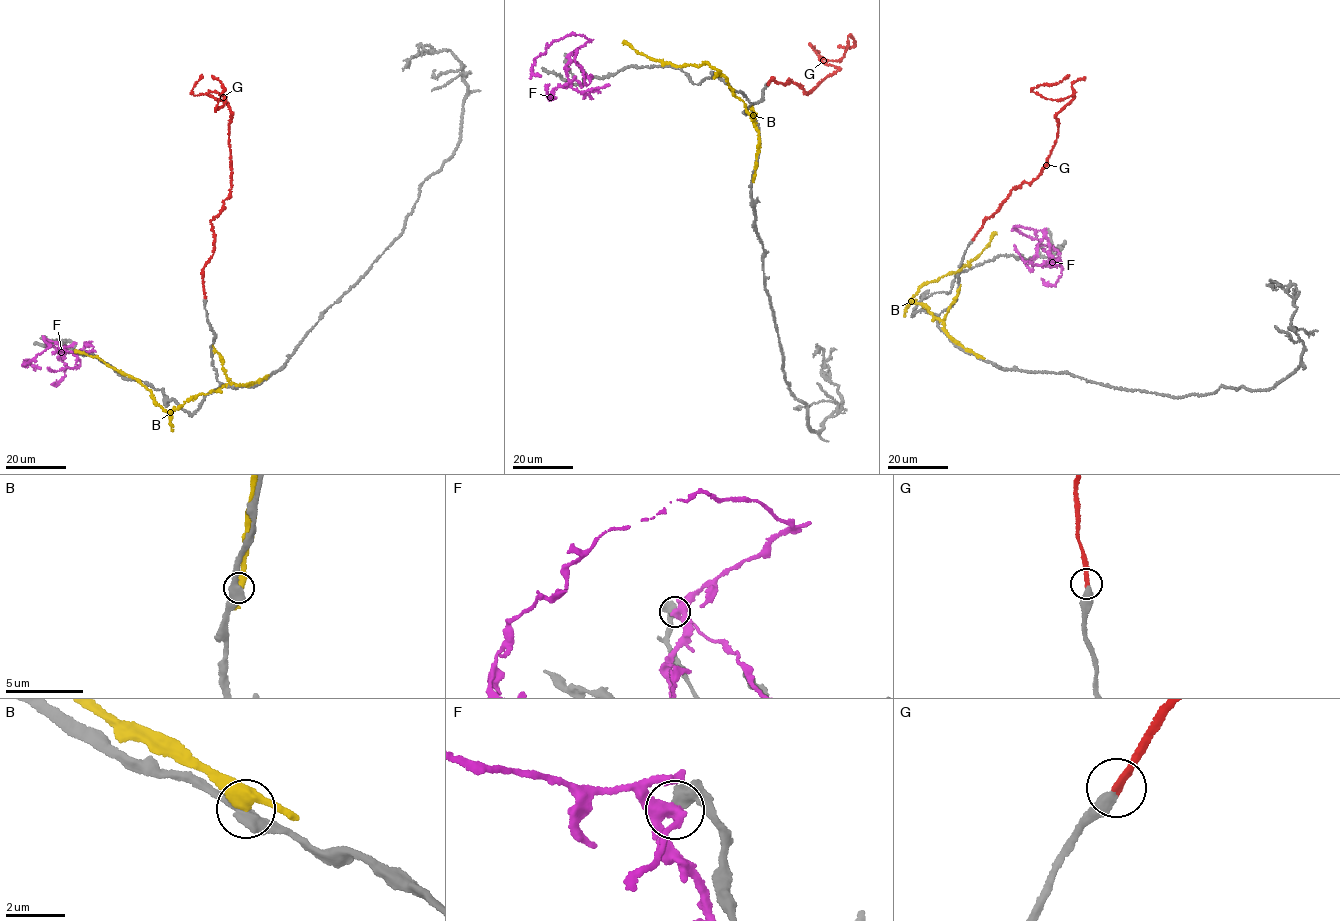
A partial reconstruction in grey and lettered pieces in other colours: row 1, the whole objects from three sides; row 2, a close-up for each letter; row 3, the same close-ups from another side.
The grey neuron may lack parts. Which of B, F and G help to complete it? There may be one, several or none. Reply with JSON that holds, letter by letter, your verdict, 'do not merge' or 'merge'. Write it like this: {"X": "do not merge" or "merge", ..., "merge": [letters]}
{"B": "do not merge", "F": "do not merge", "G": "merge", "merge": ["G"]}

